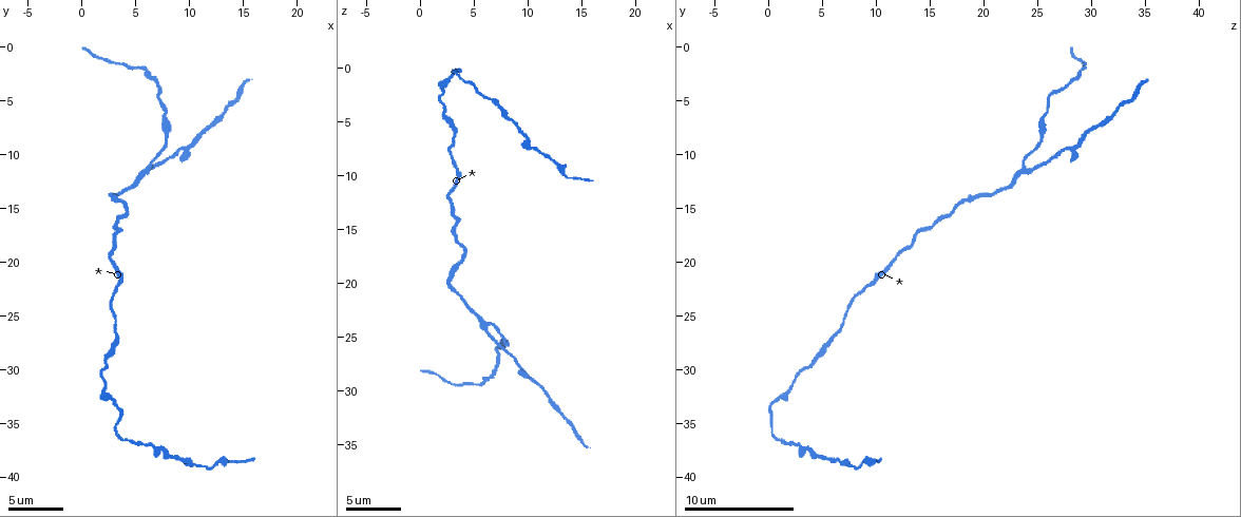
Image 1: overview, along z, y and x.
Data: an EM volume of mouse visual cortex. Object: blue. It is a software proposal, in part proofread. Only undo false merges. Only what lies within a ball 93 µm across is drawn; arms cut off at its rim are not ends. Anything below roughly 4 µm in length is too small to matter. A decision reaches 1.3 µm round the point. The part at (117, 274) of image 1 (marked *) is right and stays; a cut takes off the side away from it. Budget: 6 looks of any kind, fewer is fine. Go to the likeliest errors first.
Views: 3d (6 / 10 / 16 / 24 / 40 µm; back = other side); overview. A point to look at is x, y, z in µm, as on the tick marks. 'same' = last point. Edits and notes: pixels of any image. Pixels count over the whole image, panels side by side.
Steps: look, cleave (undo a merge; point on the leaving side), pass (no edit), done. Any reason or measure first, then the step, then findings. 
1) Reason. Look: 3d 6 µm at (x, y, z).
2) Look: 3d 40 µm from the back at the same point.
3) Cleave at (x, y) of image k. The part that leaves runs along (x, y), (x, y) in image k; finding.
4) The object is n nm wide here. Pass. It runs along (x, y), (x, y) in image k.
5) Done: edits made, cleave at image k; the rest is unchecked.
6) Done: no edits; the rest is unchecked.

Arms part here. Look: 3d 6 µm at (6.2, 11.6, 24.0).

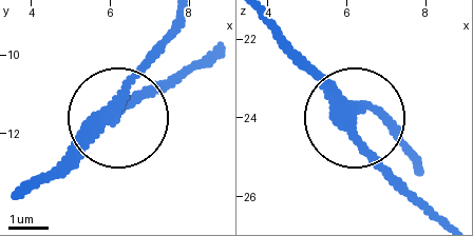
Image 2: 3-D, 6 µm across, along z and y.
The object is 300 nm wide here. Pass. It runs along (261, 19), (430, 208) in image 2; all the same neuron.

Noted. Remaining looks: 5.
Thick turns thin. Look: 3d 10 µm at (2.8, 13.6, 19.8).

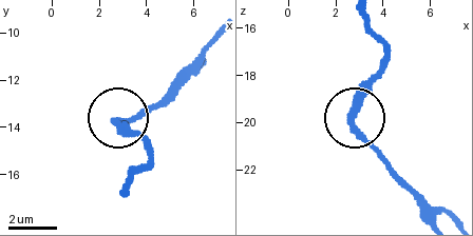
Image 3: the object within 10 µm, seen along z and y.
Look: 3d 6 µm at (2.7, 13.8, 19.9).

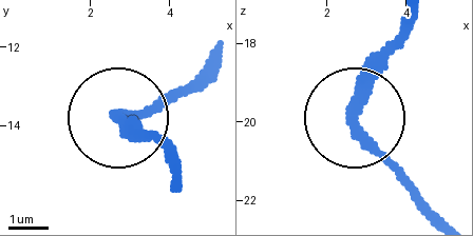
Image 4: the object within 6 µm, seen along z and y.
The object is 280 nm wide here. Pass. It runs along (169, 163), (123, 114), (152, 114), (190, 93) in image 4; all the same neuron.

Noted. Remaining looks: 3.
Look: 3d 16 µm at (9.0, 9.6, 27.6).

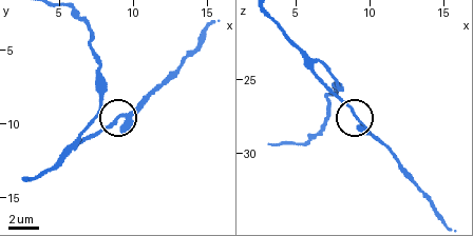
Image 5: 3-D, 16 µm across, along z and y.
Look: 3d 6 µm at (9.2, 9.4, 27.6).

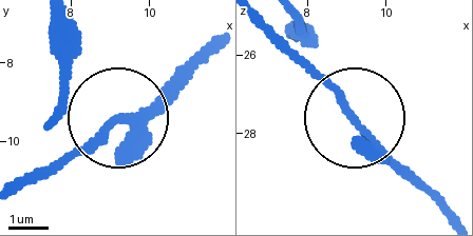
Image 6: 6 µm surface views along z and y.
3 arms meet here. Pass. It runs along (254, 19), (422, 187) in image 6; one neuron here.

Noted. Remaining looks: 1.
Done: no edits; the rest is unchecked.

